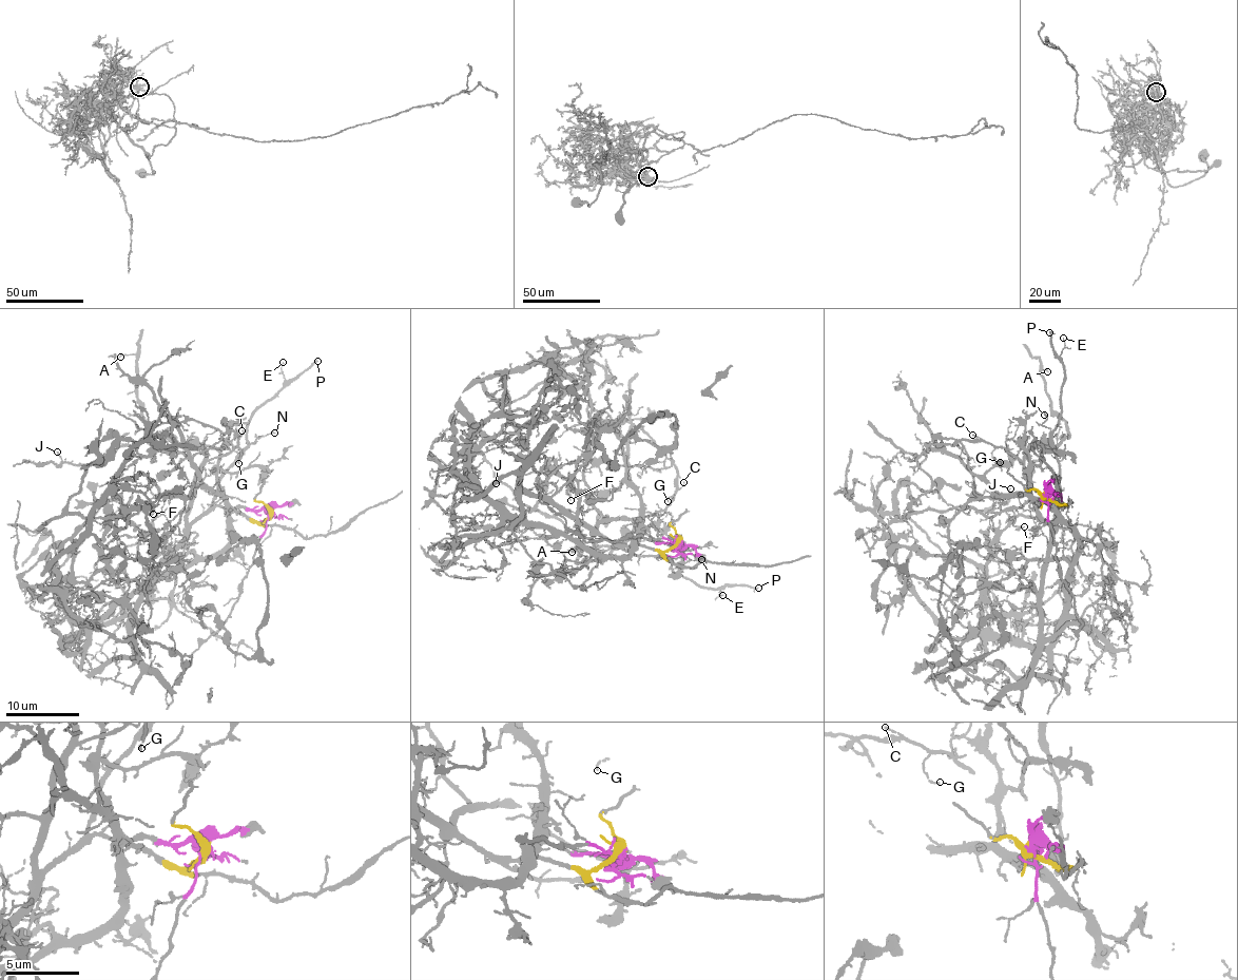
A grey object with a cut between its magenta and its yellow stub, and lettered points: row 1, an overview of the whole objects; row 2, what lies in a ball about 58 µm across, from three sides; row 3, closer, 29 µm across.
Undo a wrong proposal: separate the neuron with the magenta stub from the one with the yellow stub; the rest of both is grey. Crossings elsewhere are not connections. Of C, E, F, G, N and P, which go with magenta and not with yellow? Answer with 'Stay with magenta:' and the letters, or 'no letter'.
Stay with magenta: no letter

